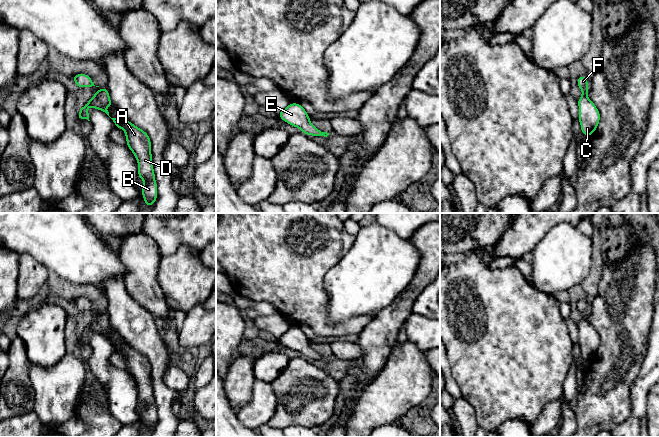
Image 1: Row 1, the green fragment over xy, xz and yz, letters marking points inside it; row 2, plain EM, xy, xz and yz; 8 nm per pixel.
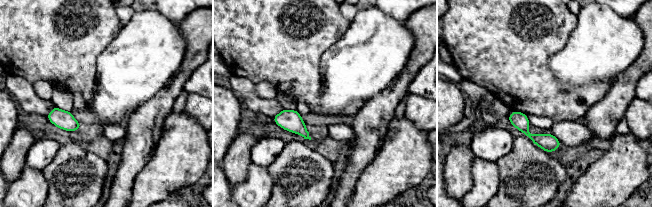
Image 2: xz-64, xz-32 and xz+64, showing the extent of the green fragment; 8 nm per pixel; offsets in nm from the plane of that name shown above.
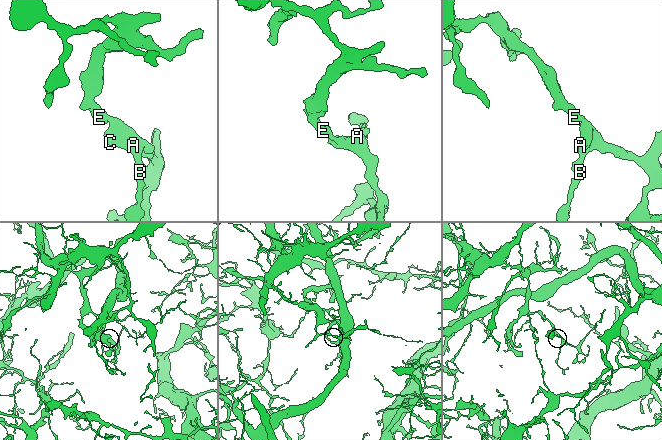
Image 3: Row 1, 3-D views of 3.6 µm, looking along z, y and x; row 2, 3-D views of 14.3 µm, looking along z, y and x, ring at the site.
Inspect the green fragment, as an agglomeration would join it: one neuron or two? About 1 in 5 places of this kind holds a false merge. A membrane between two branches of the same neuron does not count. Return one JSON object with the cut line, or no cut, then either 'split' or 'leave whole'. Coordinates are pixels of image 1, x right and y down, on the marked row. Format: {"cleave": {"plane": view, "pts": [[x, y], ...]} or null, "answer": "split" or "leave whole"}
{"cleave": null, "answer": "leave whole"}

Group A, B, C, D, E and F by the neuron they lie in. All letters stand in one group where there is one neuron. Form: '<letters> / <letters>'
A B C D E F

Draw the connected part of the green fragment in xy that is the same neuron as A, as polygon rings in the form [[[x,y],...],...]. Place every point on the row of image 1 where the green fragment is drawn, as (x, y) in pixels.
[[[125,117],[111,118],[115,128],[122,128],[127,147],[135,155],[138,163],[138,177],[144,182],[141,193],[144,198],[144,205],[154,205],[157,200],[157,182],[153,169],[151,140],[149,135],[136,125],[132,124]]]

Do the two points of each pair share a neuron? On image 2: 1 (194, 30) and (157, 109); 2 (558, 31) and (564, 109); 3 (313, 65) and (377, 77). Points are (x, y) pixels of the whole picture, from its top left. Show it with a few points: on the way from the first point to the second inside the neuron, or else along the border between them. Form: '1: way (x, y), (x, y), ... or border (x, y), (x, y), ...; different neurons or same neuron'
1: way (194, 50), (194, 56), (173, 89); same neuron
2: way (542, 50), (542, 87), (545, 90); same neuron
3: border (332, 46), (321, 57), (321, 91); different neurons

